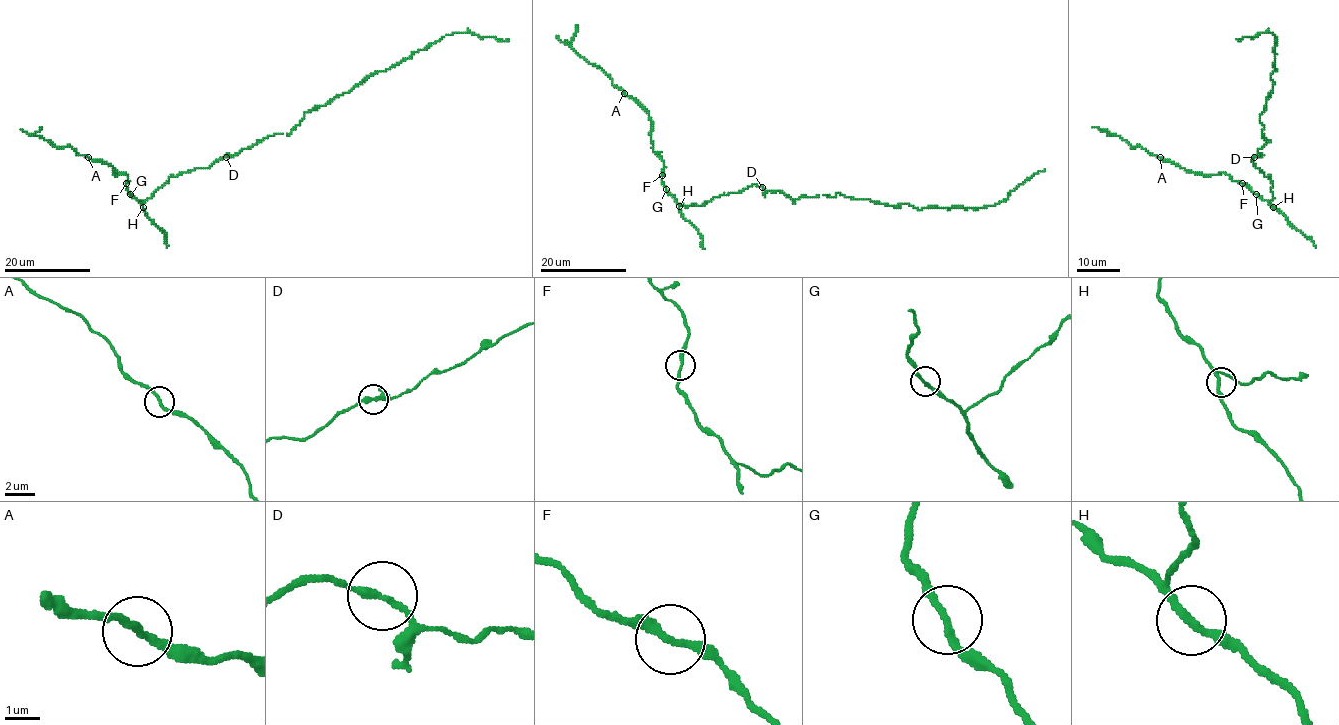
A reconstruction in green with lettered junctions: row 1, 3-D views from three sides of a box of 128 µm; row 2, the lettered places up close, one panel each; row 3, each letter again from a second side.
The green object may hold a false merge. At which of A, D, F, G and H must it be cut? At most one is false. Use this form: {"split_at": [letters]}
{"split_at": ["A"]}

